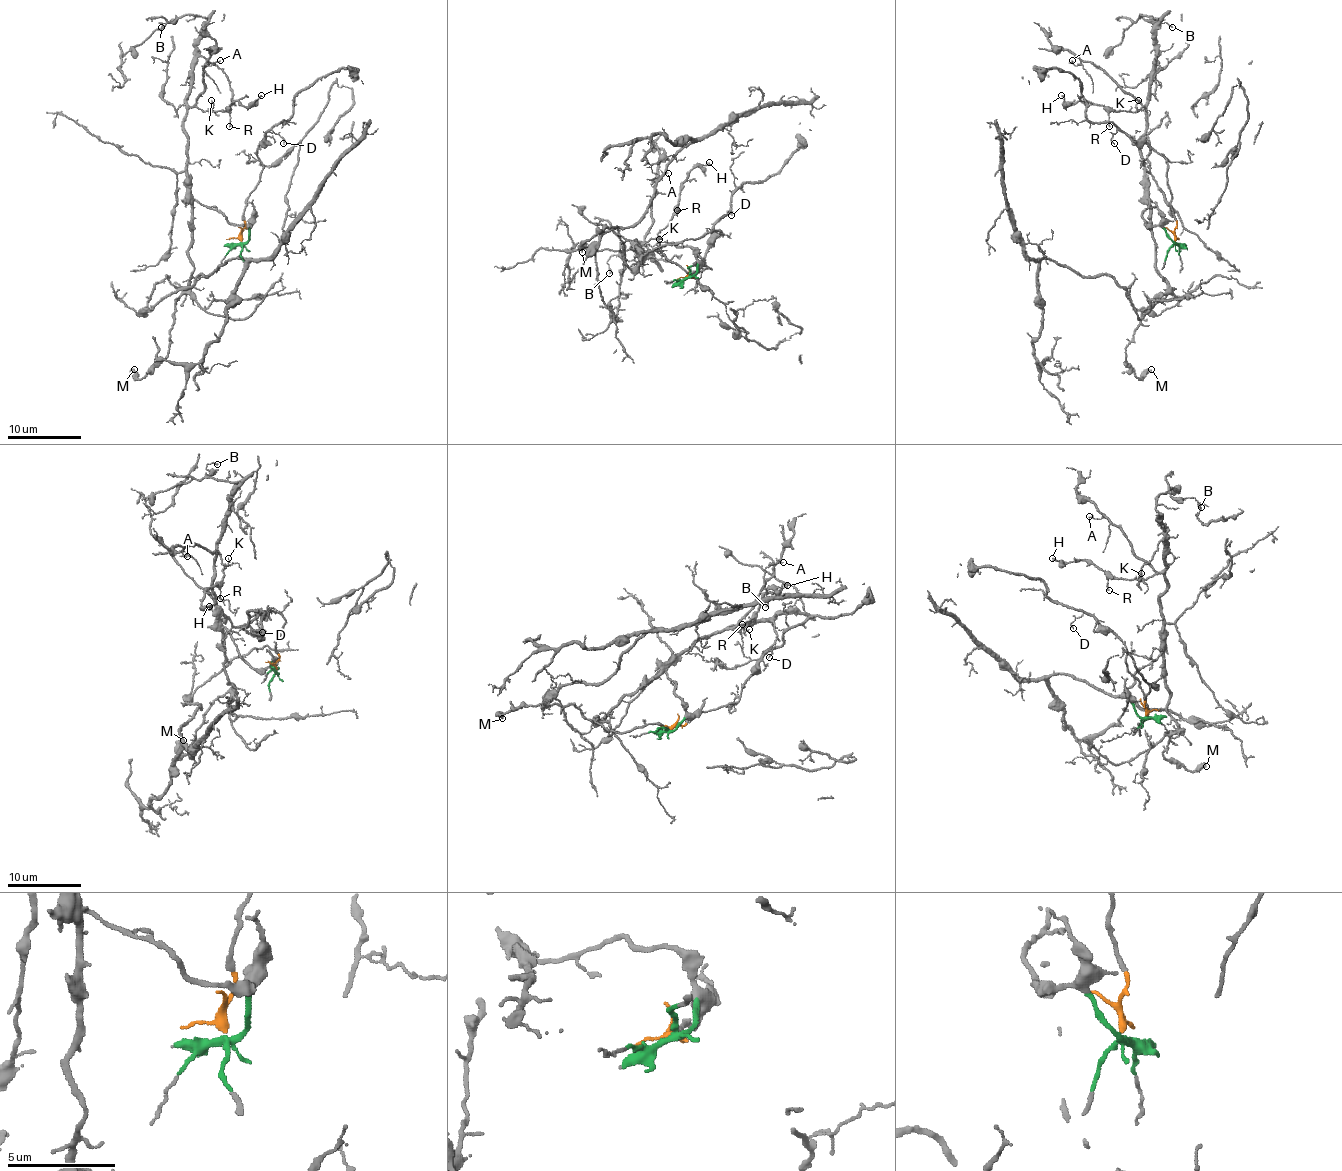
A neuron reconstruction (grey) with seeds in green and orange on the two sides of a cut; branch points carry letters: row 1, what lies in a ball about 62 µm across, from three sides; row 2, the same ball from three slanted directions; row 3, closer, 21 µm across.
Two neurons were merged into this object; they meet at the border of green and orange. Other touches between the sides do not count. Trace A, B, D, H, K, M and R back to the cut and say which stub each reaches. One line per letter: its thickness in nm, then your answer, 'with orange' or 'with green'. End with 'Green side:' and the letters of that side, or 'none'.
A: calibre 90 nm; with green
B: calibre 130 nm; with green
D: calibre 110 nm; with orange
H: calibre 130 nm; with green
K: calibre 100 nm; with green
M: calibre 400 nm; with green
R: calibre 120 nm; with green
Green side: A, B, H, K, M, R

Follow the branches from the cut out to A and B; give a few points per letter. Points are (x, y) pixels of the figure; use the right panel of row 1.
A: (1174, 242), (1142, 217), (1150, 205), (1140, 153), (1146, 108), (1089, 62), (1076, 66), (1072, 60)
B: (1174, 242), (1161, 227), (1146, 225), (1142, 214), (1150, 199), (1140, 136), (1157, 22), (1140, 14), (1172, 27)

